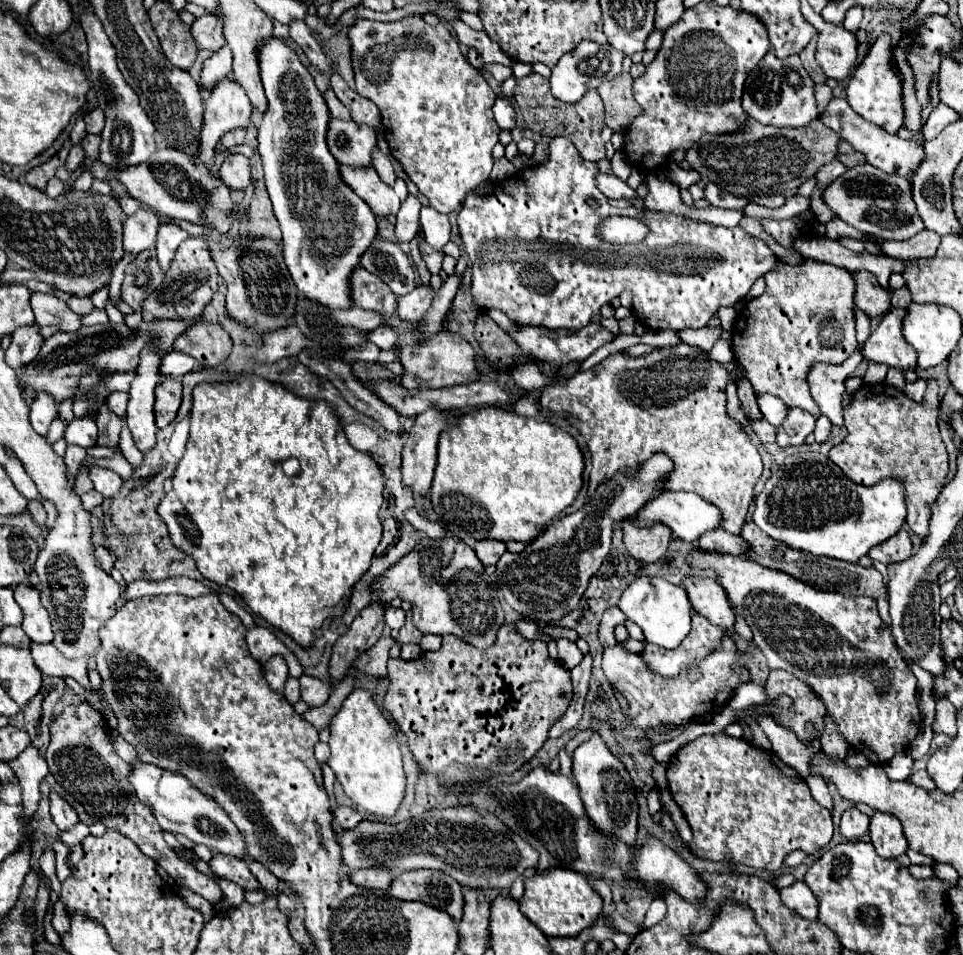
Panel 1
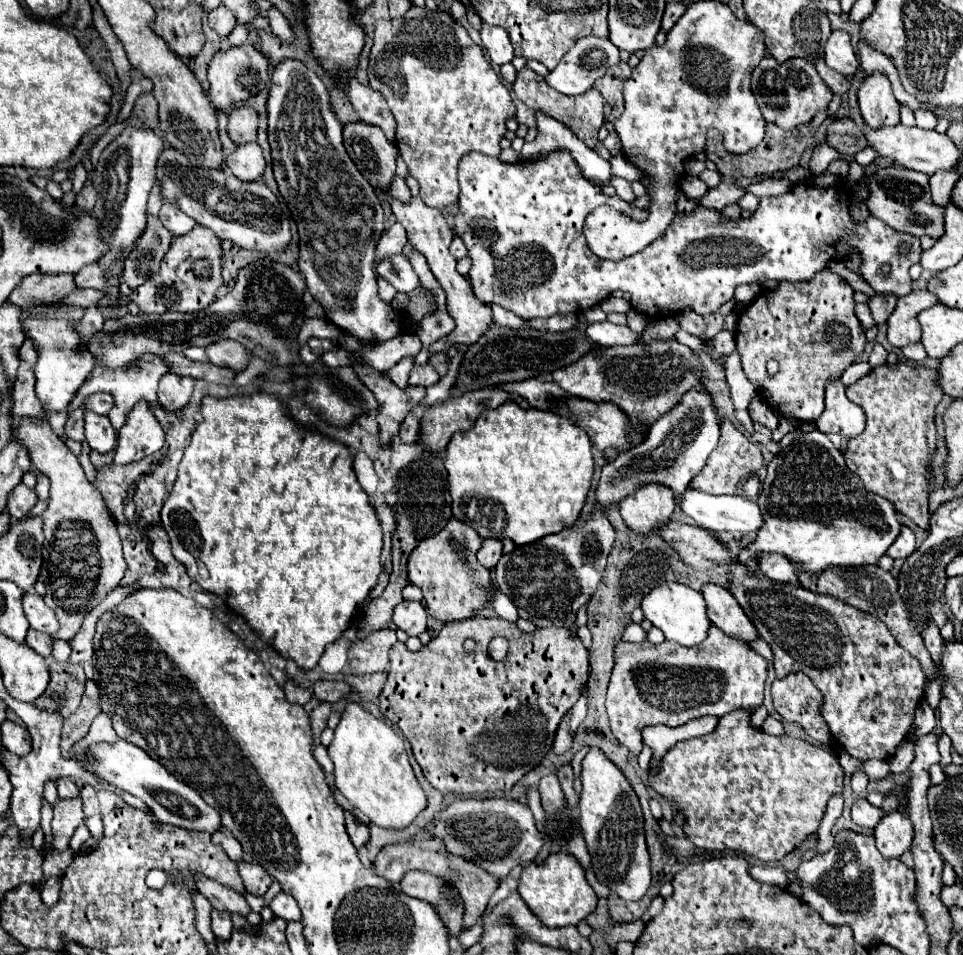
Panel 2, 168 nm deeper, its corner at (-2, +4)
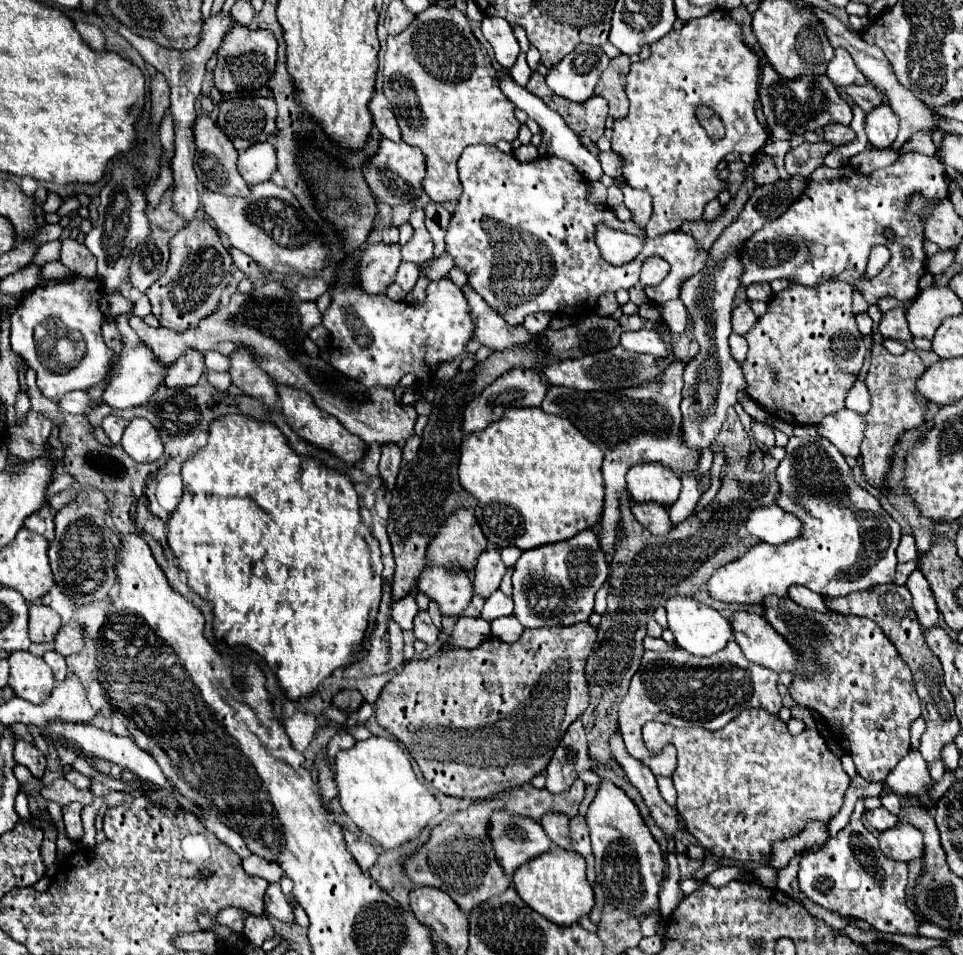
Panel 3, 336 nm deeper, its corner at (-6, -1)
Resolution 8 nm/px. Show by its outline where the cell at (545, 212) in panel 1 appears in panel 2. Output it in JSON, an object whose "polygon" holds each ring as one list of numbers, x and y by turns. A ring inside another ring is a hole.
{"polygon":[[554,150,544,158,520,160,516,164,504,164,498,158,488,158,482,154,468,154,460,160,458,180,460,200,458,214,454,218,454,232,464,240,468,256,472,258,472,268,468,272,472,290,480,302,496,302,524,320,584,312,600,304,616,290,630,292,632,308,648,320,662,320,686,308,694,310,700,316,708,316,714,314,724,302,734,298,734,290,738,284,760,284,764,280,810,280,826,266,828,260,842,260,844,254,854,246,860,250,862,256,862,278,876,292,892,292,896,296,904,296,910,292,912,286,908,268,920,260,922,252,918,238,896,232,878,218,868,216,860,224,852,222,848,214,850,198,844,188,840,200,836,186,818,190,808,184,794,184,782,196,760,198,756,212,748,220,732,220,726,218,722,212,704,206,698,206,690,214,676,212,672,224,660,238,656,238,638,254,612,262,600,260,588,248,582,232,586,216,602,204,622,206,624,214,640,214,640,208,632,208,620,198,608,198,598,186,584,180,580,166,576,164,576,160,572,160,572,154,568,150],[900,244,908,244,910,250,902,254],[884,266,890,266,888,274,882,272]]}

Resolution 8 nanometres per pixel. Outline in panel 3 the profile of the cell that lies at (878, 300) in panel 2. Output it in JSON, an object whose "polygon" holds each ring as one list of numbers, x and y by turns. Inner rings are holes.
{"polygon":[[890,309,890,311,886,311,884,317,882,317,882,323,880,323,878,331,886,339,912,341,912,333,910,333,908,321,906,321,906,309]]}

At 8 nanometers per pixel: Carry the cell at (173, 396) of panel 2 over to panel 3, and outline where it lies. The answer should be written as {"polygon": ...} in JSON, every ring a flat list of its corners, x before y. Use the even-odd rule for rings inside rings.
{"polygon":[[188,351,184,353,184,357,180,357,180,361,176,361,176,365,170,367,166,375,166,385,170,389,192,387,198,383,202,373,204,373,204,355,196,351]]}

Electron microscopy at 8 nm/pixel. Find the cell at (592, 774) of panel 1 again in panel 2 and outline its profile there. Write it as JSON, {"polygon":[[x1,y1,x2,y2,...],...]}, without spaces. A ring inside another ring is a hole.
{"polygon":[[590,748,582,760,580,830,592,856,596,878,624,900,640,900,650,886,650,858,644,840,644,818,638,796,622,770,606,754]]}

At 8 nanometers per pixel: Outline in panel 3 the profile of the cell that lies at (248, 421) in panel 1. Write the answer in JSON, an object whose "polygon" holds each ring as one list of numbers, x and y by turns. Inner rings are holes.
{"polygon":[[224,415,210,425,210,439,204,449,200,449,190,461,182,465,182,481,184,481,184,497,178,509,170,517,168,529,168,545,178,559,178,565,188,575,188,585,196,591,204,601,212,603,214,613,214,635,216,639,226,641,230,647,246,645,256,651,266,665,274,671,278,679,278,687,290,701,298,701,300,697,312,695,318,685,330,677,336,669,352,665,352,661,366,649,368,637,376,627,378,605,382,597,382,559,380,545,370,533,368,527,362,525,360,519,360,497,352,485,352,481,332,469,320,465,318,459,298,457,286,443,282,431,272,423,260,423,244,415]]}

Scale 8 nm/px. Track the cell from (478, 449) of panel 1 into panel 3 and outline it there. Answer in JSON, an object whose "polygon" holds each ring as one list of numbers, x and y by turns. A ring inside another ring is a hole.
{"polygon":[[512,407,500,421,488,425,484,431,464,437,458,475,462,487,478,497,478,507,474,513,486,539,500,549,514,545,526,551,538,545,566,541,576,533,594,527,602,519,602,459,604,453,600,453,600,447,588,441,568,419,548,415,540,407]]}

